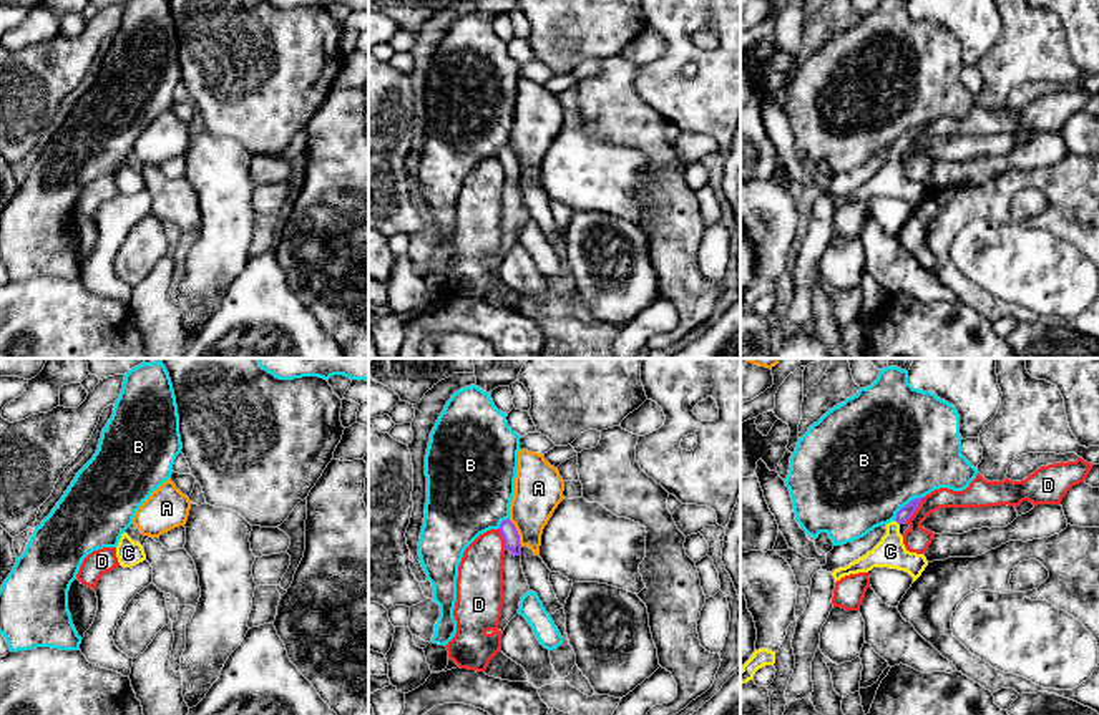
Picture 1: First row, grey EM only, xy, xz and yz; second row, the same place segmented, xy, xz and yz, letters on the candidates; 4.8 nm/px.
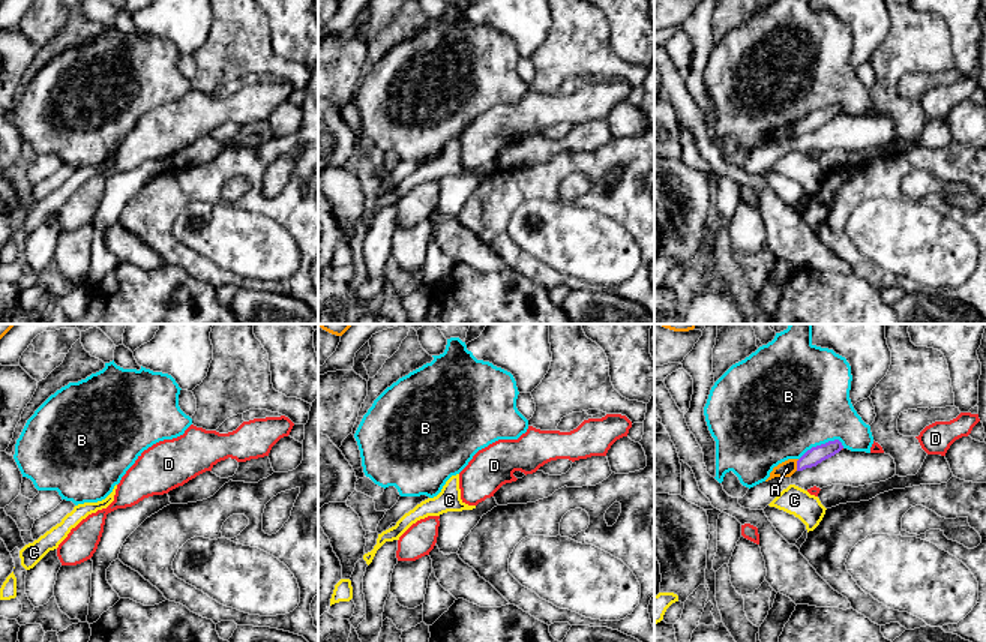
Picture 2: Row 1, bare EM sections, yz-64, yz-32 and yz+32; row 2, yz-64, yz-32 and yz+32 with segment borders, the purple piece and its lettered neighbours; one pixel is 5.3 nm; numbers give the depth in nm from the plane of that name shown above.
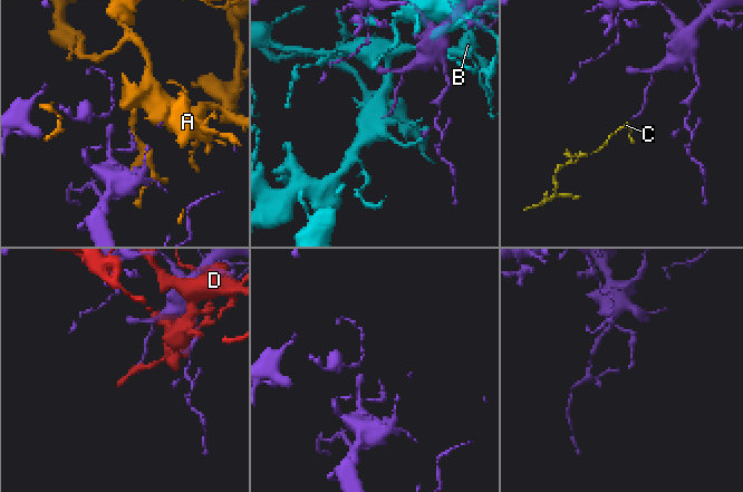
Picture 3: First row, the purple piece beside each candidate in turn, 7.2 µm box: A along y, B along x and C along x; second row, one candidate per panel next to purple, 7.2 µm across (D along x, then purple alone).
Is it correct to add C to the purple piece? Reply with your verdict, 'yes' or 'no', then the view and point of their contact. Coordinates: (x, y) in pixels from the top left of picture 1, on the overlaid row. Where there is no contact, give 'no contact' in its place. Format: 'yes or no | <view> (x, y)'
yes | yz (897, 521)

